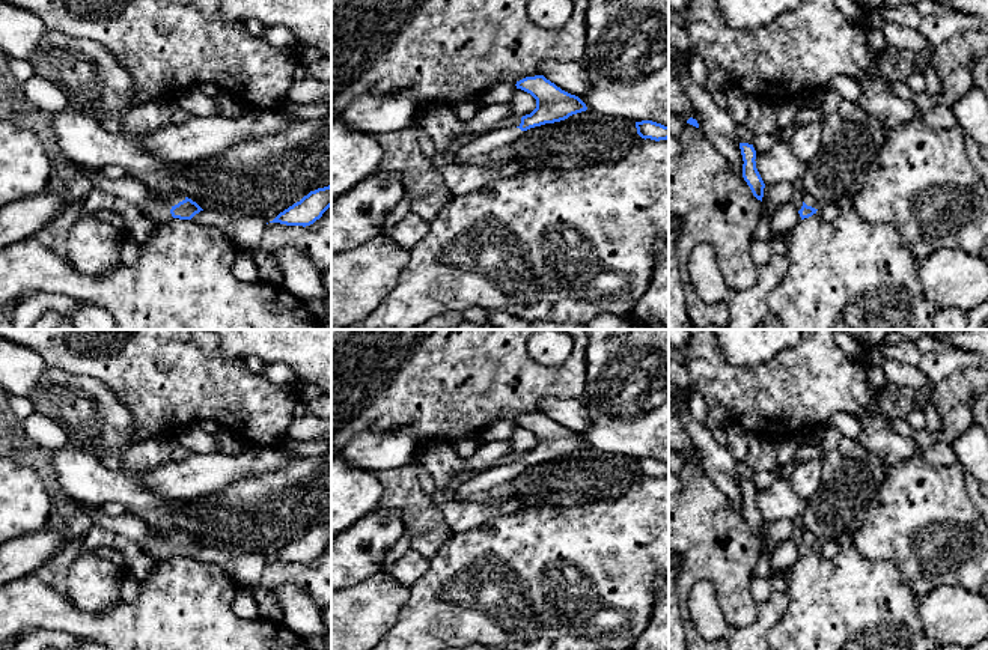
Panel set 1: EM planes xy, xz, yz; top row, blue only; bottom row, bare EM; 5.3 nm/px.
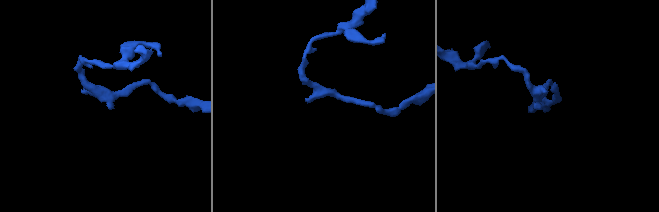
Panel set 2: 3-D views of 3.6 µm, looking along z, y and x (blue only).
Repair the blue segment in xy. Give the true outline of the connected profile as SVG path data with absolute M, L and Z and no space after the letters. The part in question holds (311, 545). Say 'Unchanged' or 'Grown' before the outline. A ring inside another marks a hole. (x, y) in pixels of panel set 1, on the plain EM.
Unchanged. M331 522L310 528L300 539L280 549L270 560L306 564L319 557L330 543Z

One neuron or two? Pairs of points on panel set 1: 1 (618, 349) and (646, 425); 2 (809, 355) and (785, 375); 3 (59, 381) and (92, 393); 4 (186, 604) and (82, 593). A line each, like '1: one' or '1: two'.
1: one
2: one
3: one
4: two

